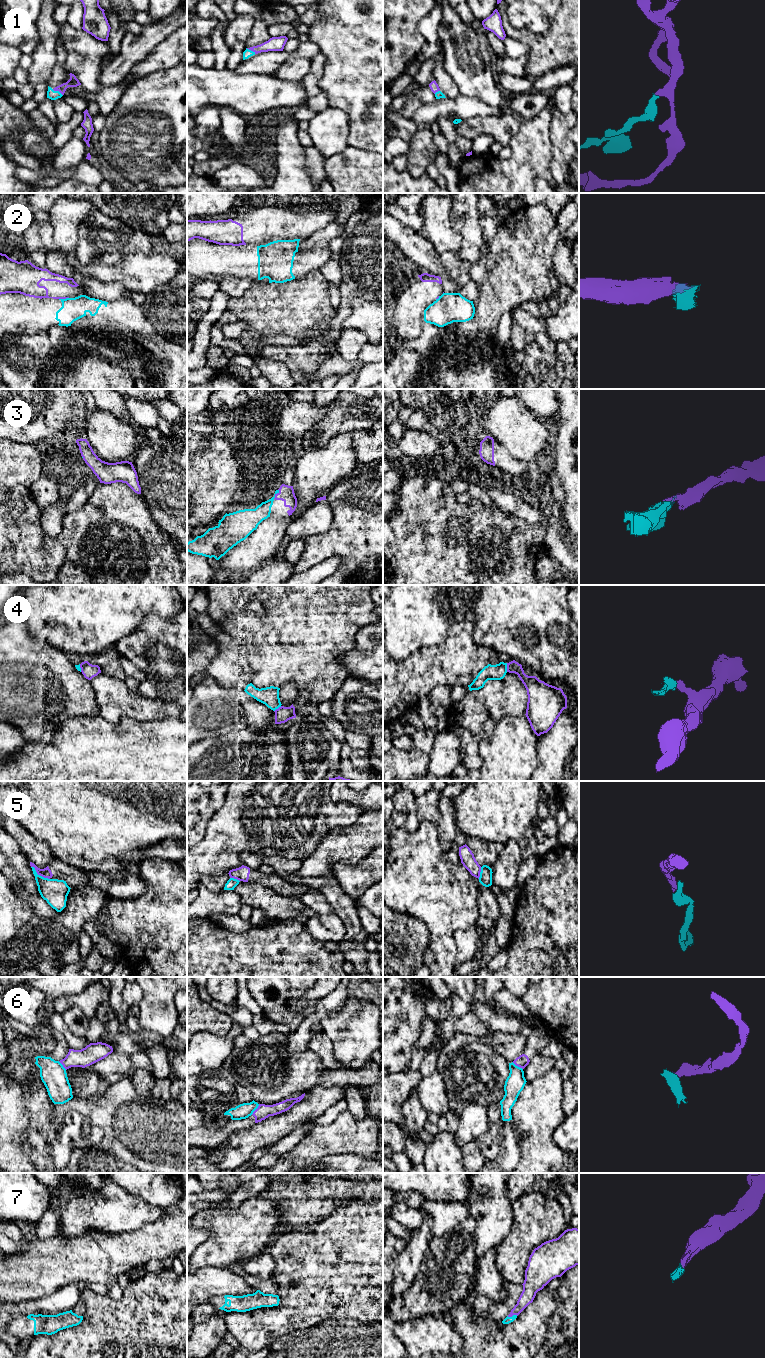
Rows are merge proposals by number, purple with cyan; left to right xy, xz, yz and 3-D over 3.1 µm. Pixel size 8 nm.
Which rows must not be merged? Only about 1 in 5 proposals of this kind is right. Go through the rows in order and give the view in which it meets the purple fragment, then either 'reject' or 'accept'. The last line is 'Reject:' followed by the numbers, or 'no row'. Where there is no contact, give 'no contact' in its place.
1: meets purple in xy; accept
2: meets purple in xy; reject
3: meets purple in xz; accept
4: meets purple in yz; reject
5: meets purple in xy; reject
6: meets purple in xz; reject
7: meets purple in yz; accept
Reject: 2, 4, 5, 6

